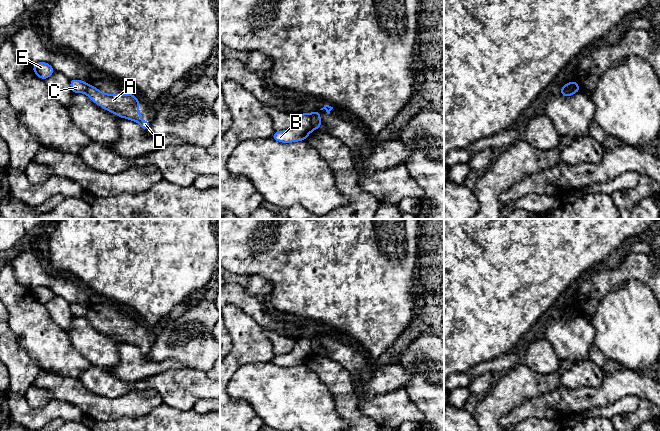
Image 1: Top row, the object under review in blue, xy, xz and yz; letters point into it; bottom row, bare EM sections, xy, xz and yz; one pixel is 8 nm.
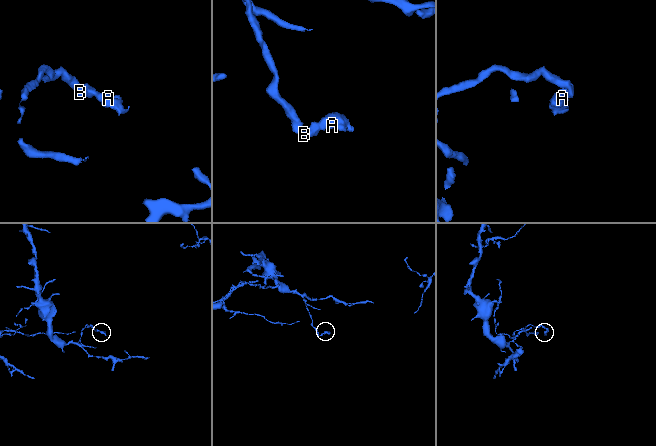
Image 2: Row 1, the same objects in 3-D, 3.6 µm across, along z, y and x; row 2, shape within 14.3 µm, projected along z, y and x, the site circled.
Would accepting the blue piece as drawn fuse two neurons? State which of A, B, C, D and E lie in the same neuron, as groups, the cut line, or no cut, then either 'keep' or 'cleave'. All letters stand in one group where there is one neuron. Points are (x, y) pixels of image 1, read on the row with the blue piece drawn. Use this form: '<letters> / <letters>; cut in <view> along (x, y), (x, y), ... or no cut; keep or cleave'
A D / B C E; cut in xz along (309, 114), (313, 129); cleave

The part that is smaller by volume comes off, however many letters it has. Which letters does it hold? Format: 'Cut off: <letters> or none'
Cut off: A, D

